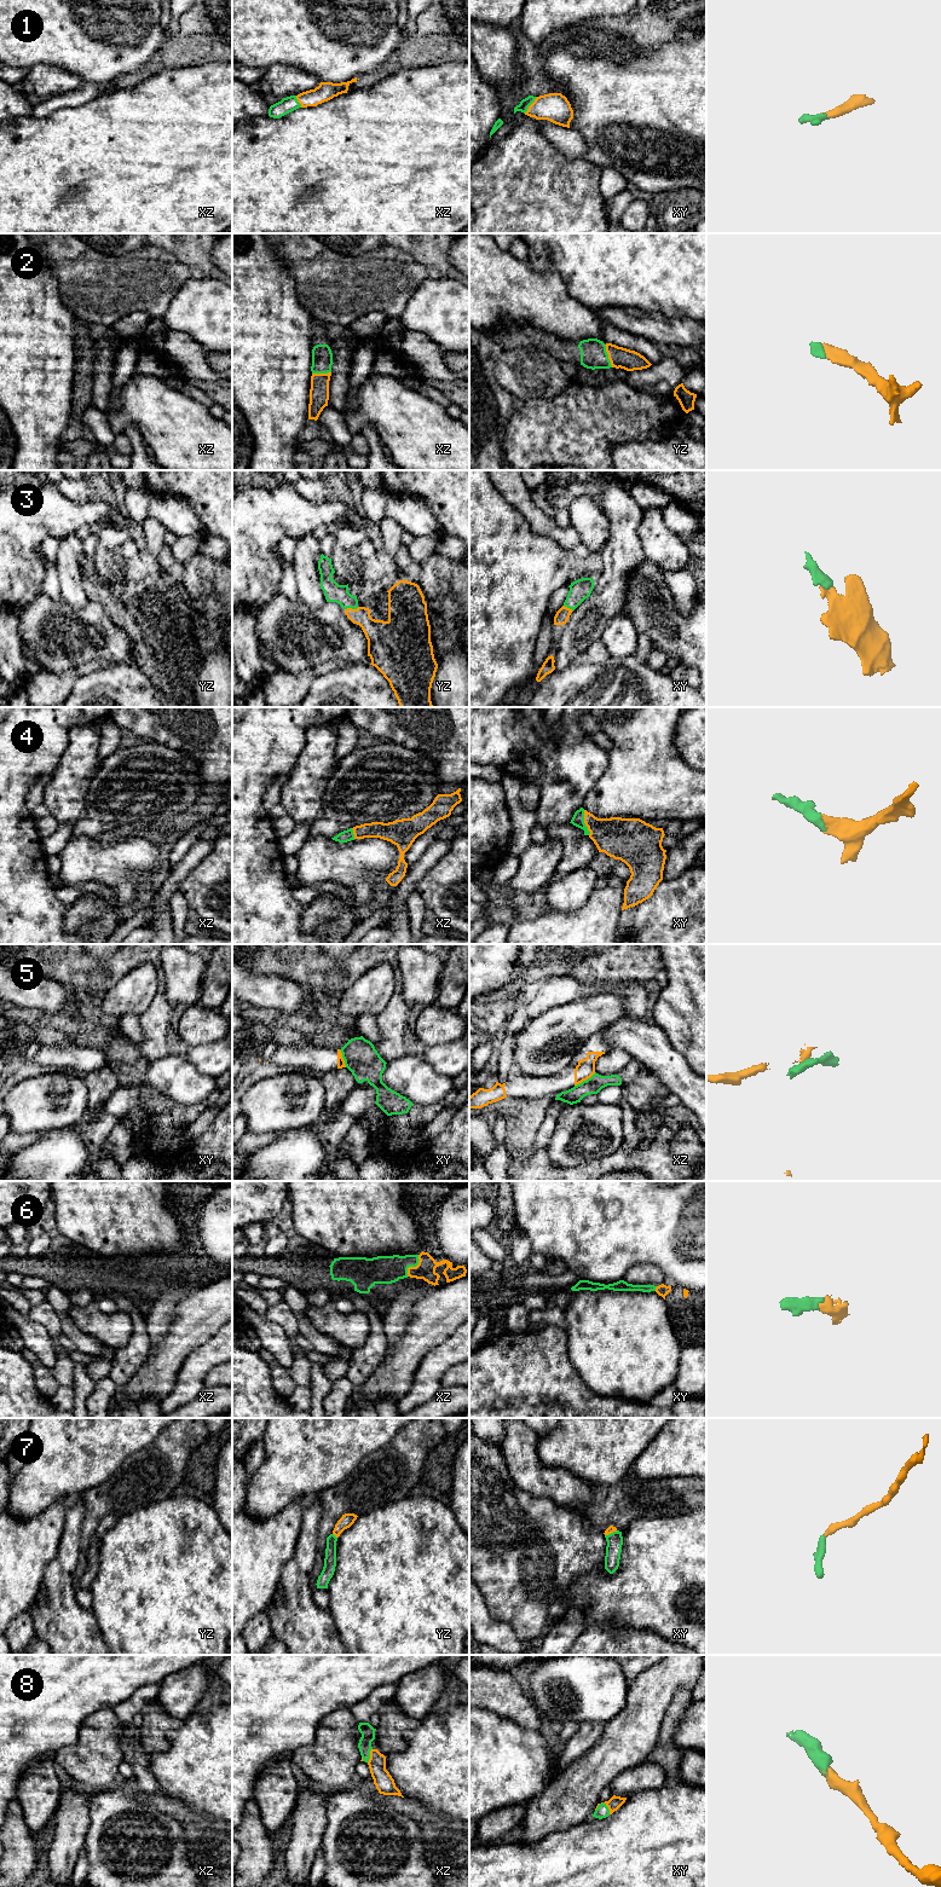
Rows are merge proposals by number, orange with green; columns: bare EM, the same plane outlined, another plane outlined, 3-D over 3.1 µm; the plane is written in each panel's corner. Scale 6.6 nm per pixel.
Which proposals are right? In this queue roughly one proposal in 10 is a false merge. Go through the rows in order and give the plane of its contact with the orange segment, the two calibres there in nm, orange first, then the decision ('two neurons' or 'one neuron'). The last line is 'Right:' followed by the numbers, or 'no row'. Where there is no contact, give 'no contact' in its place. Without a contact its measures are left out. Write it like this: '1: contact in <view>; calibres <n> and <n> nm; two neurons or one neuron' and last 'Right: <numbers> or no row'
1: contact in xy; calibres 190 and 70 nm; one neuron
2: contact in yz; calibres 140 and 180 nm; one neuron
3: contact in yz; calibres 180 and 130 nm; one neuron
4: contact in xy; calibres 260 and 80 nm; one neuron
5: contact in xz; calibres 120 and 110 nm; two neurons
6: contact in xz; calibres 130 and 190 nm; one neuron
7: contact in yz; calibres 90 and 80 nm; one neuron
8: contact in xy; calibres 90 and 90 nm; one neuron
Right: 1, 2, 3, 4, 6, 7, 8

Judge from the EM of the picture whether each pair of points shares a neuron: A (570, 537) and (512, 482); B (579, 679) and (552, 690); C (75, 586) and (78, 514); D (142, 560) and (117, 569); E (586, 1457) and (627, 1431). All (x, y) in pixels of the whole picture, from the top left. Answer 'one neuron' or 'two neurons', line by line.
A: one neuron
B: one neuron
C: two neurons
D: two neurons
E: one neuron

